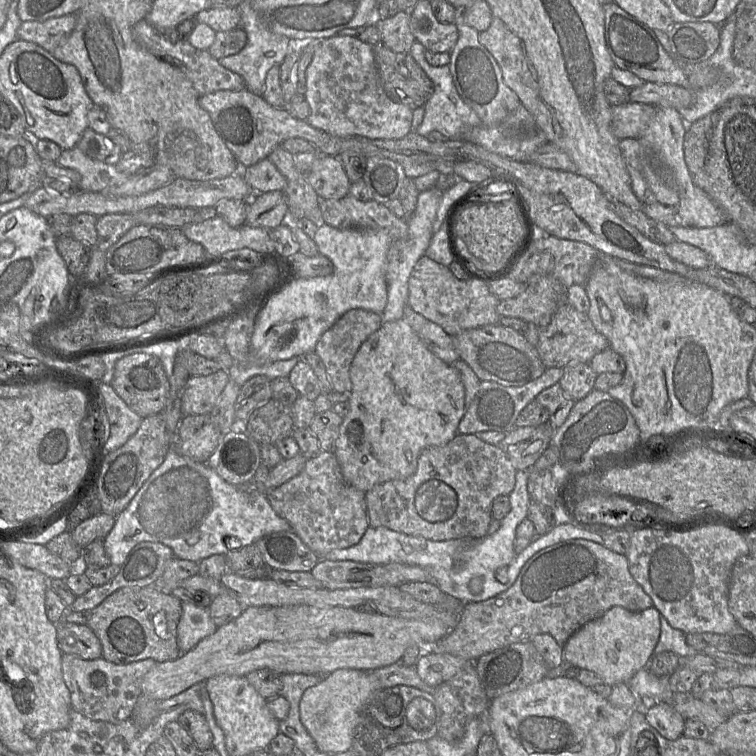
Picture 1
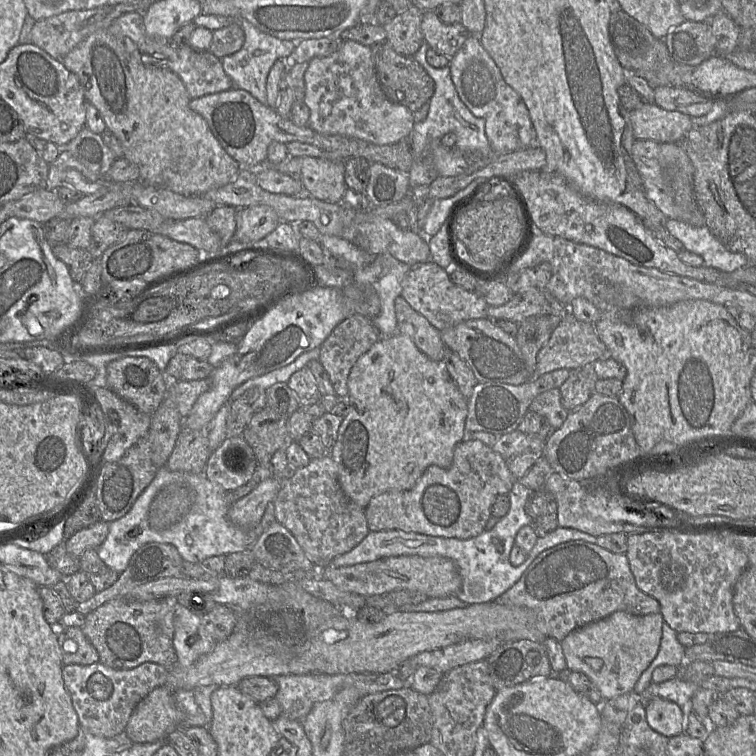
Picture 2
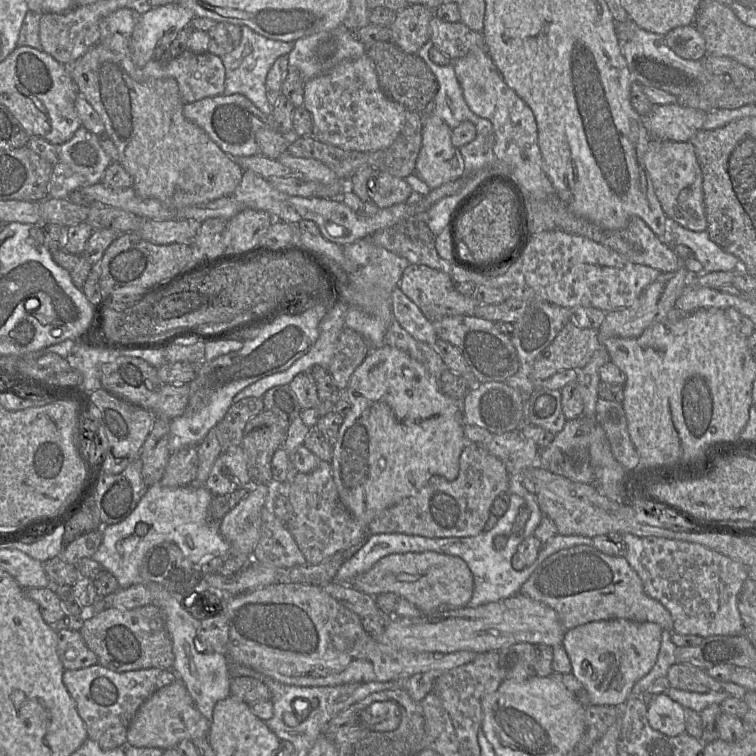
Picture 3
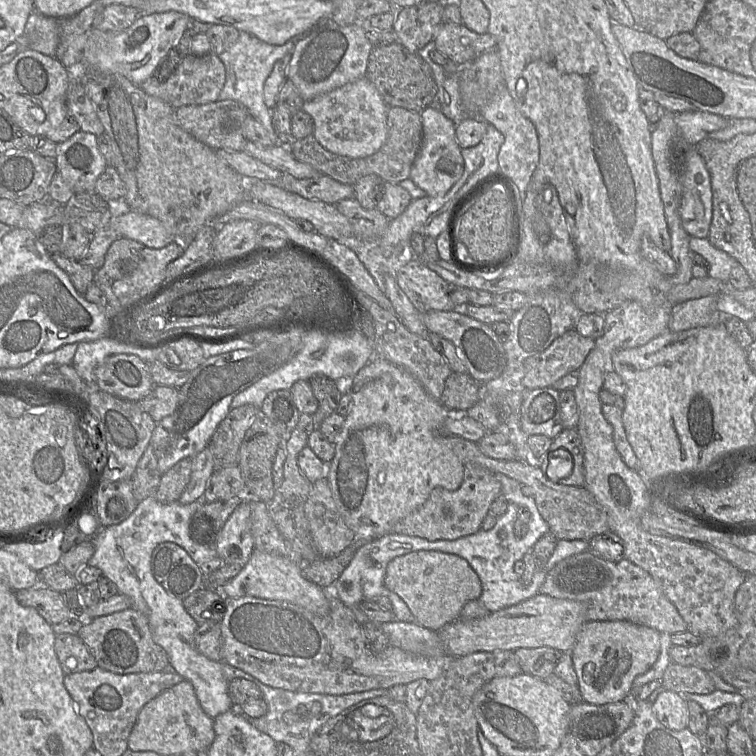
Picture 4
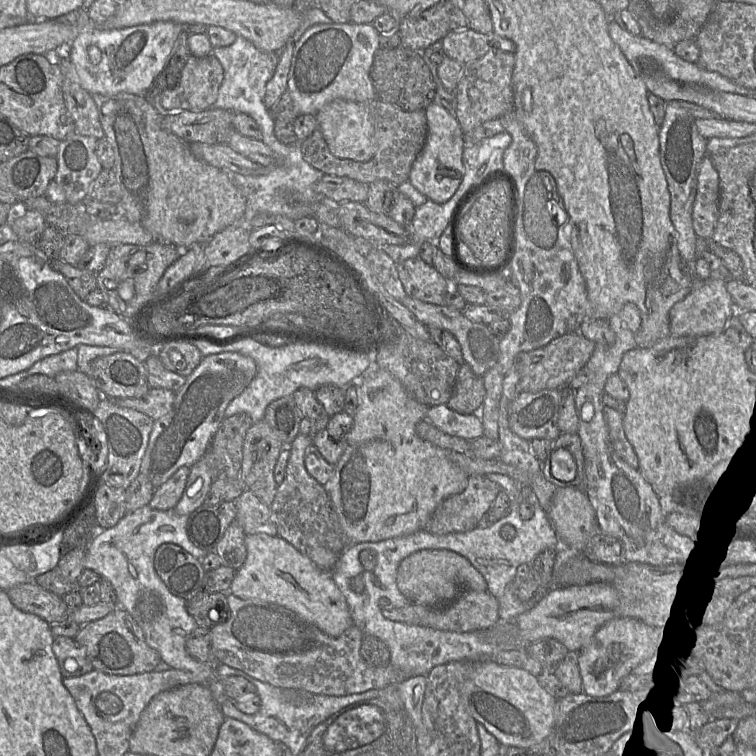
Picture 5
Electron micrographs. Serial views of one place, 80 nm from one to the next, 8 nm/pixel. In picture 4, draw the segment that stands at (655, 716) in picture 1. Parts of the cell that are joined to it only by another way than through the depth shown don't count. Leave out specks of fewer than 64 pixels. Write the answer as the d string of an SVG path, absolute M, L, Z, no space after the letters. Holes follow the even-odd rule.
M664 691L656 698L652 708L656 718L666 728L681 731L688 727L687 701L678 693Z

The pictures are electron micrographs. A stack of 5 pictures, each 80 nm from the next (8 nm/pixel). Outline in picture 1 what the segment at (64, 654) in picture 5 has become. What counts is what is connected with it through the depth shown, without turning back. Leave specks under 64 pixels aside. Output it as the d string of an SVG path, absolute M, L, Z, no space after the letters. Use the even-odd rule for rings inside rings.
M57 624L57 643L62 654L74 654L84 660L102 657L101 643L86 624Z

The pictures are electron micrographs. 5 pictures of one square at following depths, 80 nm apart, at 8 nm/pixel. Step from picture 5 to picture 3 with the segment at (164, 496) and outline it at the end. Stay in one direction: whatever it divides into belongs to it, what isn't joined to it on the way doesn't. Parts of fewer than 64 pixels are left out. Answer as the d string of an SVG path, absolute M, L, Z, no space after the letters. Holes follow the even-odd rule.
M186 446L171 453L160 480L168 488L185 487L195 482L198 467L197 446Z

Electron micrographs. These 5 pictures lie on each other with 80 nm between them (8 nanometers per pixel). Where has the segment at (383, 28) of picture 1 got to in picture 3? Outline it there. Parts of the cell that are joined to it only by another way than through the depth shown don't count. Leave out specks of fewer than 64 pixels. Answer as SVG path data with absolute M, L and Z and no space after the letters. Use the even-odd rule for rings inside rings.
M407 5L395 12L388 26L390 41L408 54L416 54L430 38L430 21L434 10L422 5Z

